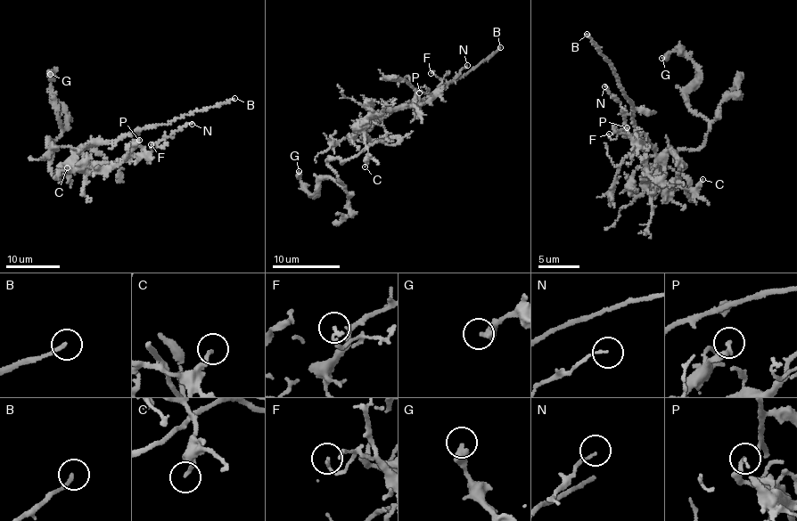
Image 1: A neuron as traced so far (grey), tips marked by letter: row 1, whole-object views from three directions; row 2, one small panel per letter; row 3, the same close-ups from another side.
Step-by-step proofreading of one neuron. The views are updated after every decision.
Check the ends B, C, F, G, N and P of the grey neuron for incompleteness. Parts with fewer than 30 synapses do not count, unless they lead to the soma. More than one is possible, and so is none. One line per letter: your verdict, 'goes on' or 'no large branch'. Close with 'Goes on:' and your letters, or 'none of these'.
B: goes on
C: no large branch
F: no large branch
G: no large branch
N: no large branch
P: no large branch
Goes on: B

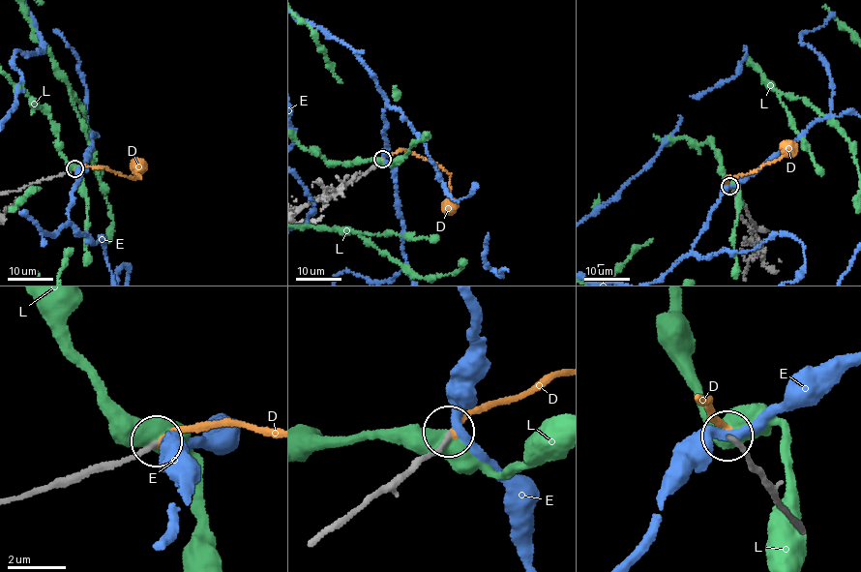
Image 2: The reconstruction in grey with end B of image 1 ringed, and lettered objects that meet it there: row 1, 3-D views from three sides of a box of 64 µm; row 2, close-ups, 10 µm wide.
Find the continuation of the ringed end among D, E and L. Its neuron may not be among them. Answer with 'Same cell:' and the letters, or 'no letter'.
Same cell: D

